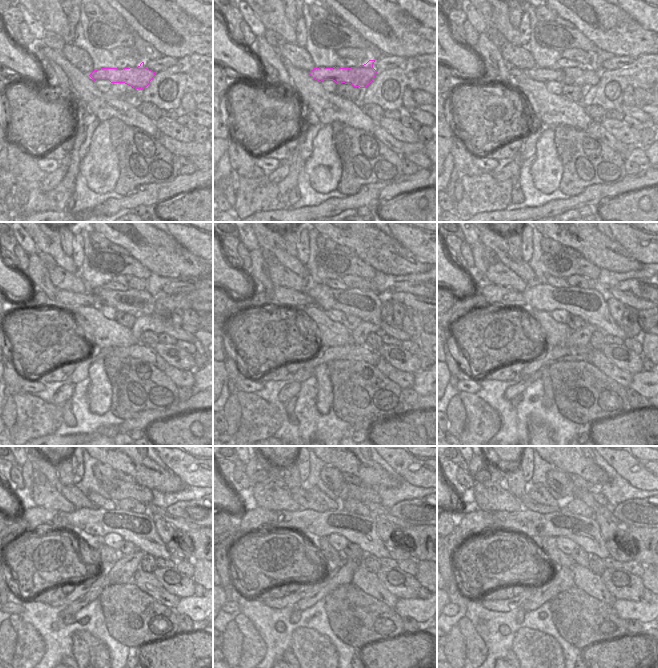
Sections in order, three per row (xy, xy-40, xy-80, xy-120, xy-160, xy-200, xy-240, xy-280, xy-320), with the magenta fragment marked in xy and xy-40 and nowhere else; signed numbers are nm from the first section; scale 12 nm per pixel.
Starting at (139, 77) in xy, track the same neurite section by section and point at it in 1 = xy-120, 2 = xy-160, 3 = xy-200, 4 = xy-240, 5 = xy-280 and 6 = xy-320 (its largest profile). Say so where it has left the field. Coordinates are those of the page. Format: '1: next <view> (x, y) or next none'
1: next xy-120 (63, 298)
2: next xy-160 (282, 297)
3: next xy-200 (495, 294)
4: next xy-240 (42, 518)
5: next xy-280 (253, 519)
6: next xy-320 (475, 522)

